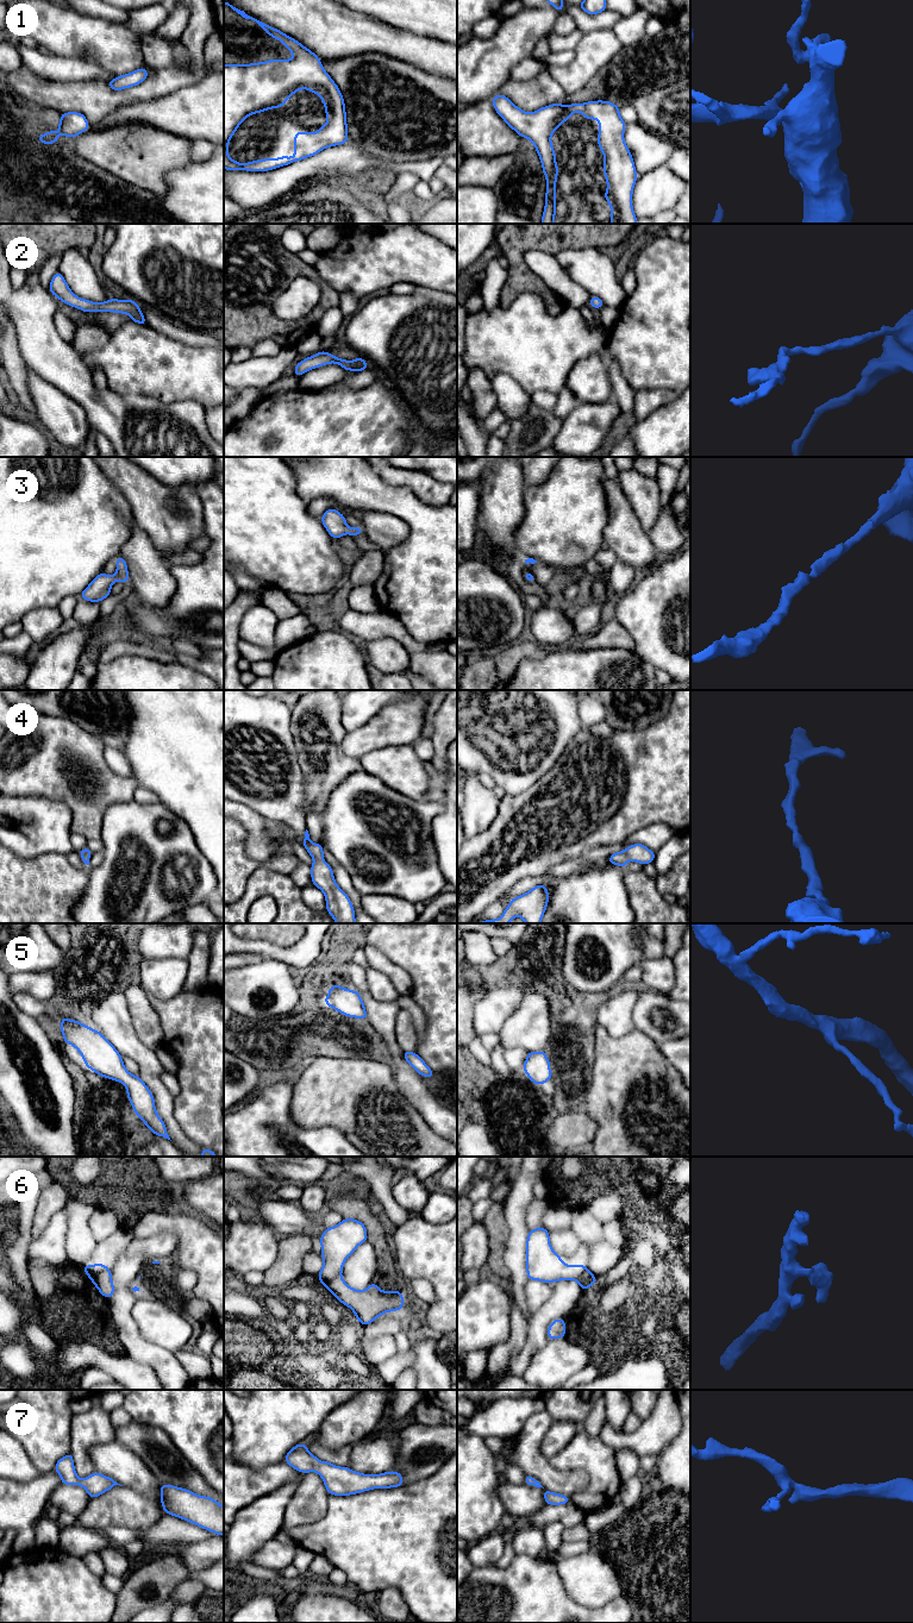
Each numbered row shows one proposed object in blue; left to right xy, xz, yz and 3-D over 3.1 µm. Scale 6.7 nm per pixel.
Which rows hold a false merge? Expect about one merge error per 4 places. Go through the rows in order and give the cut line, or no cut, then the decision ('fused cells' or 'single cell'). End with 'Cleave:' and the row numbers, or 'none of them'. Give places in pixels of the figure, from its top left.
1: cut none; single cell
2: cut none; single cell
3: cut none; single cell
4: cut none; single cell
5: cut none; single cell
6: cut xy (107, 1269), (97, 1273), (91, 1279); fused cells
7: cut none; single cell
Cleave: 6

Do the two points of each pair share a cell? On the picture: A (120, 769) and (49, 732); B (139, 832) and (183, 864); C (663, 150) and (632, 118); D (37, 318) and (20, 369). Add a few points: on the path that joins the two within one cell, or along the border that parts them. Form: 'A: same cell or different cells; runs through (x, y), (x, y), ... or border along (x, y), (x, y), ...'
A: different cells; border along (105, 746), (106, 764), (119, 775), (130, 777)
B: same cell; runs through (150, 843), (173, 864)
C: same cell; runs through (654, 146), (635, 127)
D: different cells; border along (16, 332), (19, 353), (29, 367)

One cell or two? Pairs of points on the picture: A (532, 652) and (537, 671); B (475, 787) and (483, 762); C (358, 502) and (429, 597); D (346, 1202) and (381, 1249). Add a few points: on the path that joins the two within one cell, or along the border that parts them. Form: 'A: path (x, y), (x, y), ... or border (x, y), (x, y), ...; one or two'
A: border (555, 649), (541, 658), (524, 658), (512, 676); two
B: border (469, 772), (477, 775); two
C: path (392, 502), (398, 502), (429, 533), (429, 564); one
D: path (360, 1211), (376, 1228), (377, 1236); one

